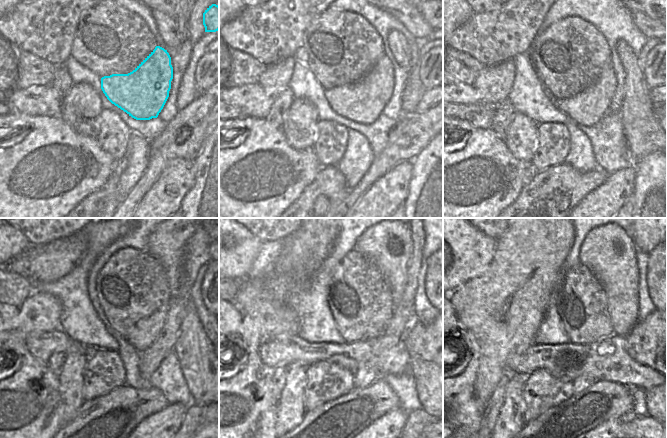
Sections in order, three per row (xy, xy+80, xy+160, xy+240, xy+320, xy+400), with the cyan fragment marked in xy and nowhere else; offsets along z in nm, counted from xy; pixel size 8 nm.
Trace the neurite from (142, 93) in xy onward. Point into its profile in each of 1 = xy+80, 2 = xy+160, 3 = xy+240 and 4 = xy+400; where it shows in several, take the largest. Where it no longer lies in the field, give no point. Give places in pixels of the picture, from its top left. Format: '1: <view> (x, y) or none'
1: xy+80 (362, 102)
2: xy+160 (586, 108)
3: xy+240 (142, 335)
4: xy+400 (608, 251)

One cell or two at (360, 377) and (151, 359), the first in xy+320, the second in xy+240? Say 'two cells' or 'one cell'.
one cell

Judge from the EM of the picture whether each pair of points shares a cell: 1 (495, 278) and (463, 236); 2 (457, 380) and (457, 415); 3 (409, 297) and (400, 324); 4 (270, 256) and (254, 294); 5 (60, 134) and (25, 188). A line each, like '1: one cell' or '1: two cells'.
1: two cells
2: one cell
3: one cell
4: two cells
5: one cell

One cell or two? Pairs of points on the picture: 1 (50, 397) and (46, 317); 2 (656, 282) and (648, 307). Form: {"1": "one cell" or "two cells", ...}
{"1": "one cell", "2": "two cells"}

